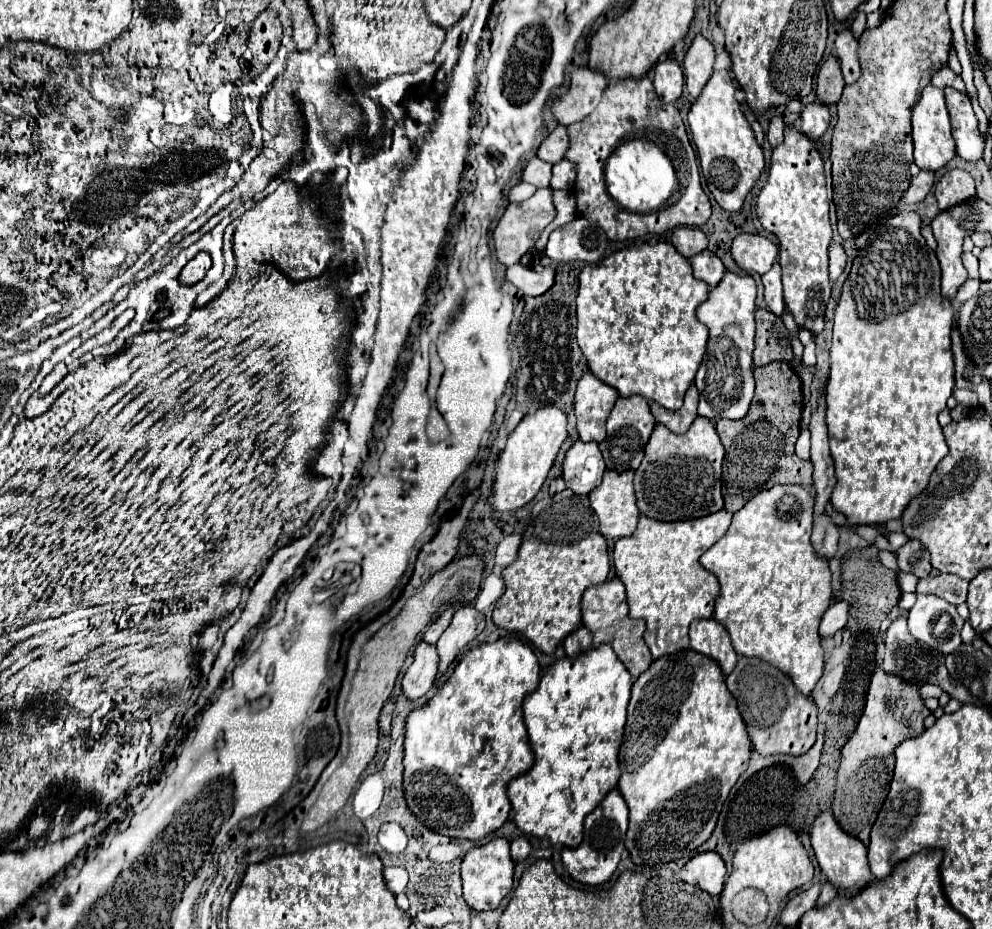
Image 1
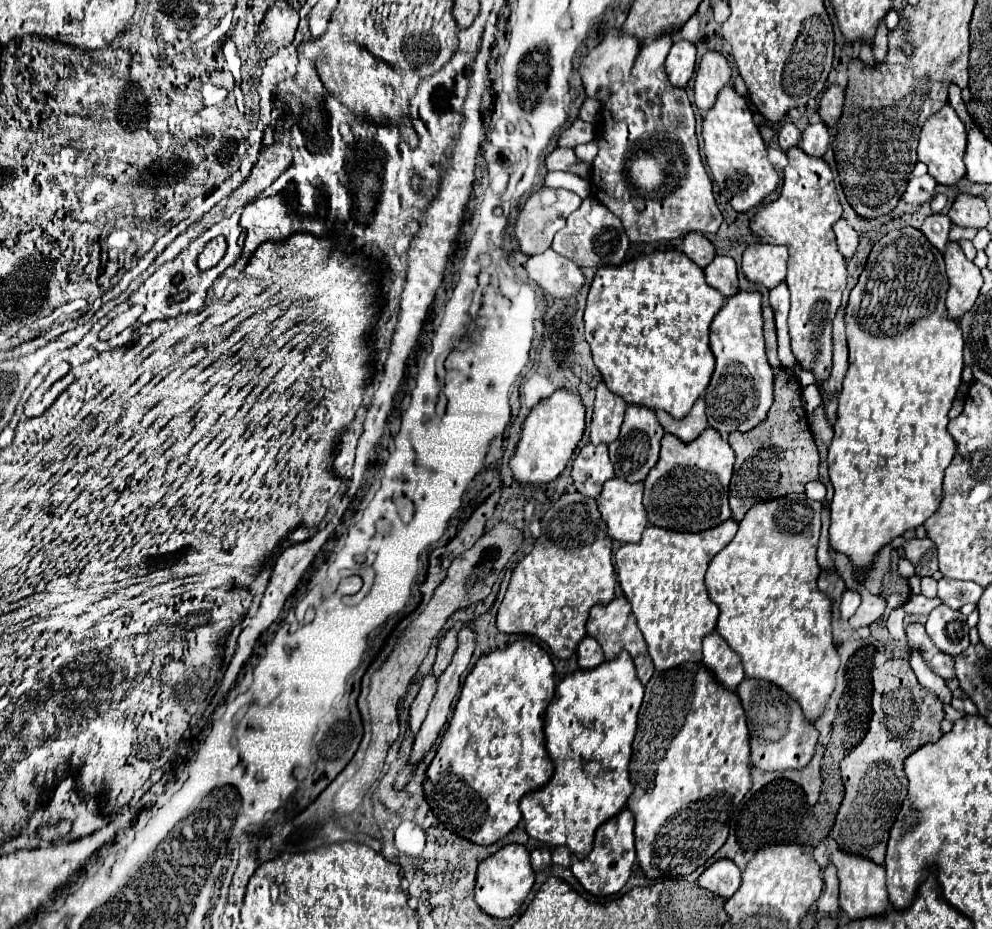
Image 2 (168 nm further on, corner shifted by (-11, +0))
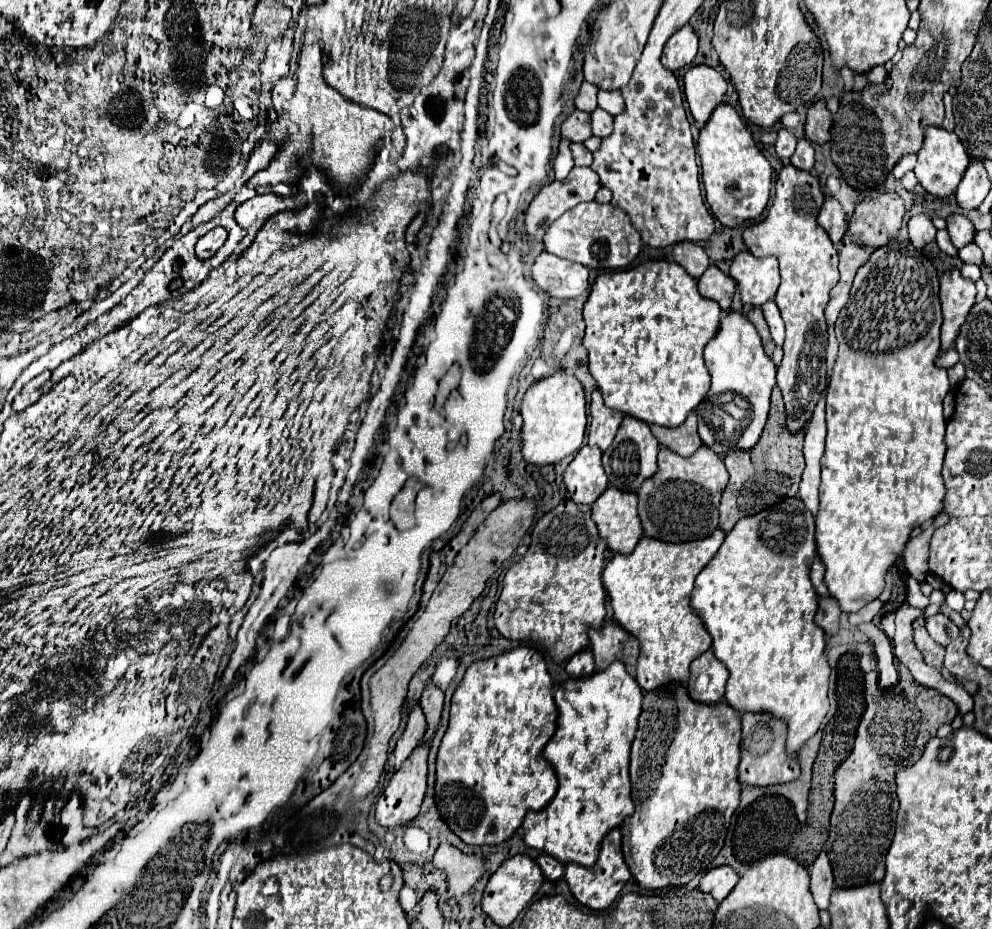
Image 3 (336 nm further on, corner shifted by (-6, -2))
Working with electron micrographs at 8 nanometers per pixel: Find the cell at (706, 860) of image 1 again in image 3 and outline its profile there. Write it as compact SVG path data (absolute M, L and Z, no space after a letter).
M717 866L713 870L709 870L703 878L701 878L701 890L711 894L717 902L721 902L723 898L727 898L727 894L733 890L733 886L737 884L739 876L733 872L731 866Z

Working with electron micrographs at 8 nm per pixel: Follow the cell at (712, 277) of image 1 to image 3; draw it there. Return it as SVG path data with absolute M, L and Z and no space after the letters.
M711 264L699 278L699 292L701 296L715 300L727 312L735 294L735 280L723 274L715 264Z

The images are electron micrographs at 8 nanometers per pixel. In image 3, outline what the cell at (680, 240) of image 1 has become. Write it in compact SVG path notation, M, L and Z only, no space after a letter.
M679 242L673 246L673 258L679 266L685 268L685 272L691 278L699 278L703 274L703 270L711 264L709 256L705 254L705 250L693 242Z

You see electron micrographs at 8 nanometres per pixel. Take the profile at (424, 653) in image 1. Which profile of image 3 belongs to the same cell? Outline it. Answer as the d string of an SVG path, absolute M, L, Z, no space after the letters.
M415 706L411 712L409 712L409 718L407 718L407 728L405 732L401 734L395 750L393 750L393 758L395 758L395 770L401 768L401 764L409 758L409 754L415 750L415 746L421 742L423 734L425 734L425 728L427 728L427 722L425 722L425 716L423 716L423 710L421 706Z

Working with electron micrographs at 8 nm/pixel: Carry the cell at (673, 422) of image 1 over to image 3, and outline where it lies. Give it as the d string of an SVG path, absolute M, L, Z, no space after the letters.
M691 412L689 418L677 426L677 428L661 428L661 426L651 426L653 436L659 440L661 446L673 450L675 454L687 458L697 452L701 446L701 438L697 436L697 414Z

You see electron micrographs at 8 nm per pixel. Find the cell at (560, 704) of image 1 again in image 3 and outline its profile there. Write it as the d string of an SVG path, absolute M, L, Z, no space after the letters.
M621 662L589 678L569 678L557 692L559 708L557 732L543 750L553 764L559 788L547 808L529 812L523 822L523 840L527 846L551 854L559 862L593 866L603 838L609 830L633 814L629 782L629 750L637 732L643 690Z

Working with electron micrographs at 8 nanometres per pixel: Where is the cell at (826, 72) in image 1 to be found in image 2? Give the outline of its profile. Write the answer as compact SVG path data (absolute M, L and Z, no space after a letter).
M832 84L824 94L822 94L822 100L820 100L820 108L818 108L818 114L822 116L822 120L832 126L838 122L840 114L842 114L842 104L844 104L844 88L838 86L838 84Z

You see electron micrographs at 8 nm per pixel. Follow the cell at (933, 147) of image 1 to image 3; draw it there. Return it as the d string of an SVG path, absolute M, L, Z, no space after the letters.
M925 128L925 140L923 140L923 148L917 152L917 164L915 164L915 176L919 180L919 184L935 198L947 198L951 196L965 170L969 166L969 154L967 150L963 148L961 140L957 138L955 132L947 132L943 128Z

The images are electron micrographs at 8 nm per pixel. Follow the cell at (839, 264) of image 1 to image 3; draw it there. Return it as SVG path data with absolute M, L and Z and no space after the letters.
M831 196L825 198L821 212L817 216L817 222L823 226L823 230L829 234L835 248L839 250L843 246L841 240L843 240L843 234L845 234L845 228L847 228L847 218L845 218L841 204L835 198L831 198Z

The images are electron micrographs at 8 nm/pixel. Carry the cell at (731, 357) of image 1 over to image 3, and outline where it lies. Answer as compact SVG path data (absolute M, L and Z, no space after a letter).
M725 314L717 336L705 346L705 366L711 374L711 388L697 406L701 442L719 458L725 458L729 450L751 450L767 422L777 366L767 358L755 326L743 314Z

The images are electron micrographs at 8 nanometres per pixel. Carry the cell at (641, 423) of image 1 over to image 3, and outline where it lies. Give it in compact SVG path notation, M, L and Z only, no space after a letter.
M625 416L613 444L603 452L603 466L609 484L623 492L637 492L641 484L657 472L657 452L659 452L659 442L653 438L649 426L637 418Z

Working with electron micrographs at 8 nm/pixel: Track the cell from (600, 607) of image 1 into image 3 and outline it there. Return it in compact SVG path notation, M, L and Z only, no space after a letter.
M609 622L601 630L589 630L589 638L591 638L591 652L597 670L605 670L611 662L619 660L625 664L627 672L635 676L639 642L631 634L627 634L615 622Z

